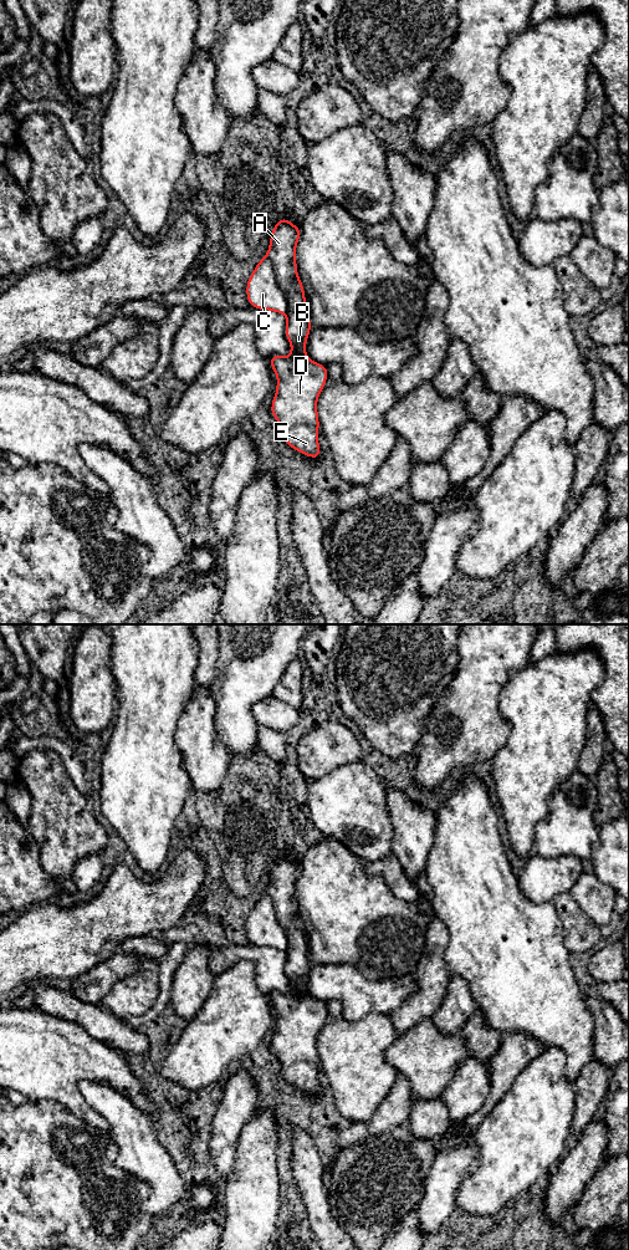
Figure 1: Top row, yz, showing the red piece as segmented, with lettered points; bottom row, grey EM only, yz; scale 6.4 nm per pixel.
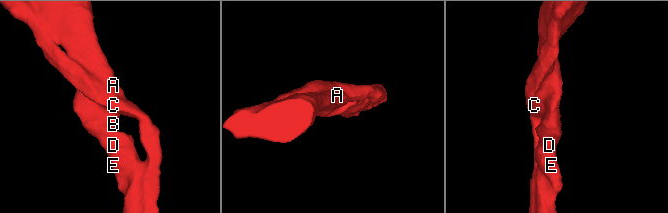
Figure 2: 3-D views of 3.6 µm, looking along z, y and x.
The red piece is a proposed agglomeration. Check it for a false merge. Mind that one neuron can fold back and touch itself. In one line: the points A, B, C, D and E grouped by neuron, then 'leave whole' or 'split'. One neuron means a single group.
A B C D E | leave whole

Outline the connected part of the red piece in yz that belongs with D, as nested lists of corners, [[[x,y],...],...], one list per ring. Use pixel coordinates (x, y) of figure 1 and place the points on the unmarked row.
[[[282,853],[271,868],[267,892],[261,894],[246,919],[246,935],[256,947],[269,947],[287,953],[285,971],[291,981],[291,993],[270,993],[270,1002],[276,1010],[276,1031],[271,1040],[271,1051],[281,1065],[281,1076],[301,1091],[318,1097],[319,1055],[317,1037],[328,1015],[327,1002],[311,998],[306,991],[306,980],[312,966],[305,925],[297,909],[296,883],[301,864]]]

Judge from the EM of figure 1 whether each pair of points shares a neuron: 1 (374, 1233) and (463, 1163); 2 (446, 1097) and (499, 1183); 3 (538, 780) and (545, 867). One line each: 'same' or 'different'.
1: different
2: different
3: different

